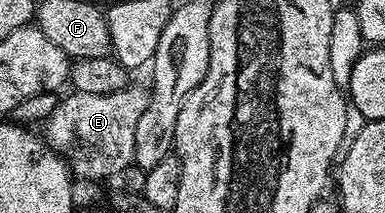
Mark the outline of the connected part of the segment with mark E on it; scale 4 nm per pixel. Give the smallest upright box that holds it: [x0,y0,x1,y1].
[41,84,148,183]

